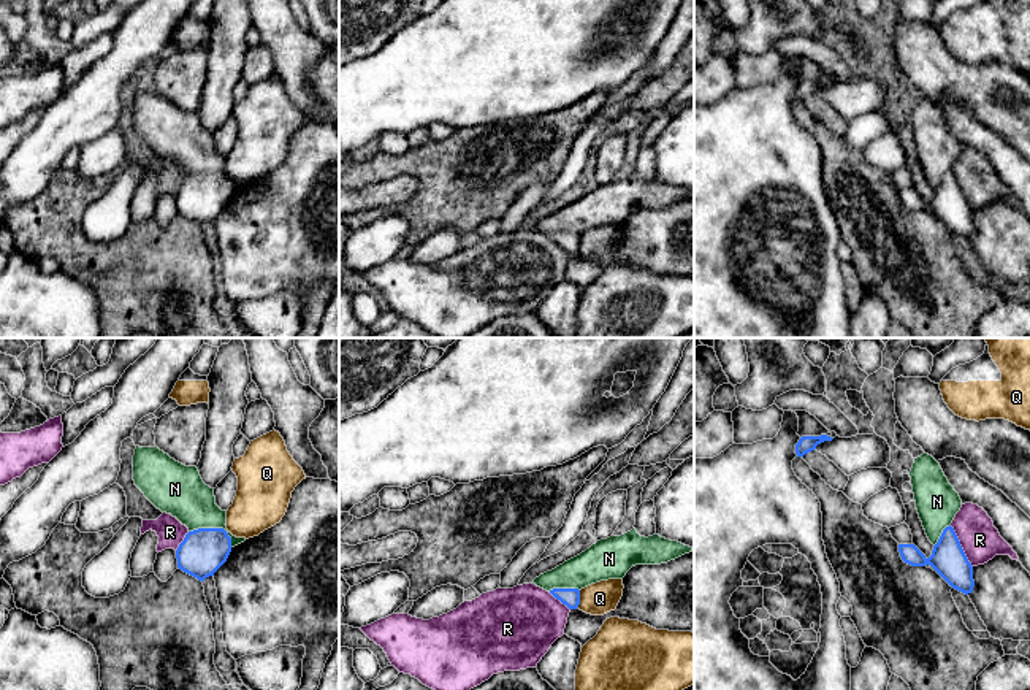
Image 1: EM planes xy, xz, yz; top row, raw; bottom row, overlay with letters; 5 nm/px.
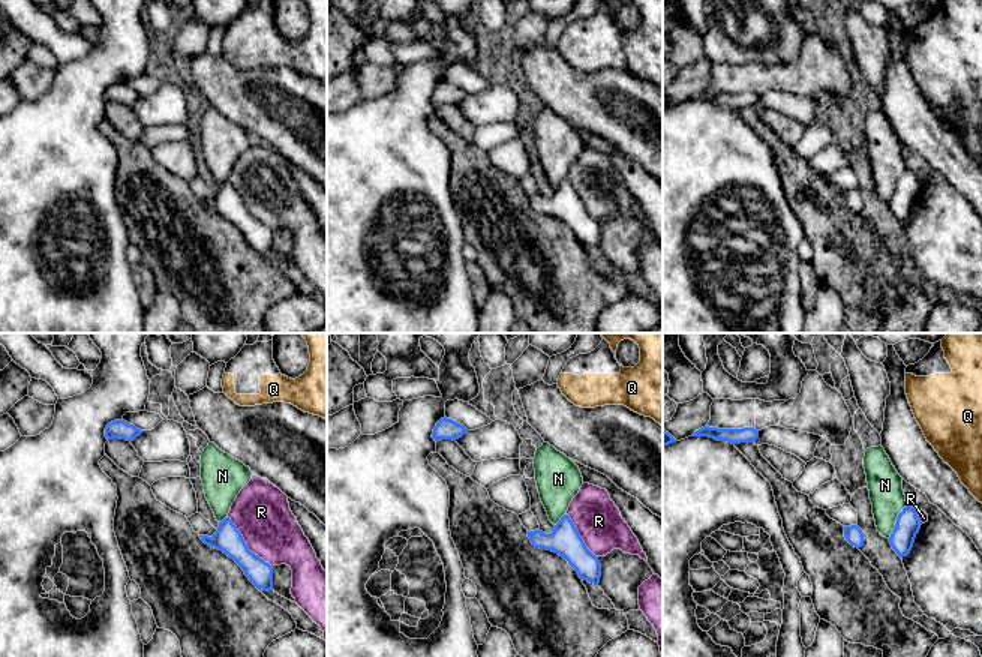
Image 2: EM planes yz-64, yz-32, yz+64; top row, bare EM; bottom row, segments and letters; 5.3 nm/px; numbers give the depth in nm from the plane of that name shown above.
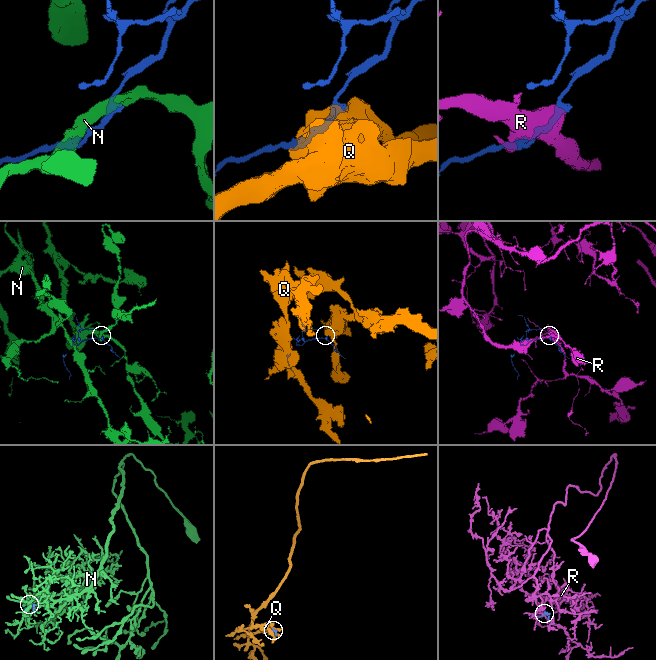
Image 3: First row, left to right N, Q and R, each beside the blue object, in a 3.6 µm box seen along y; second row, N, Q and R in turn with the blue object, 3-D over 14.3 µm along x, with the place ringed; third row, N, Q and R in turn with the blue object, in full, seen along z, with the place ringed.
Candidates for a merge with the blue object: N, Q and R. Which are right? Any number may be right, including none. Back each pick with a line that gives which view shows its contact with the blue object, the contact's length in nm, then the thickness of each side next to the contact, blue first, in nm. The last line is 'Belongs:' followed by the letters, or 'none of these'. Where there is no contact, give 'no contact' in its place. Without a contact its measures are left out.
Belongs: none of these

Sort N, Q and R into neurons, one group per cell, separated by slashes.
N / Q / R

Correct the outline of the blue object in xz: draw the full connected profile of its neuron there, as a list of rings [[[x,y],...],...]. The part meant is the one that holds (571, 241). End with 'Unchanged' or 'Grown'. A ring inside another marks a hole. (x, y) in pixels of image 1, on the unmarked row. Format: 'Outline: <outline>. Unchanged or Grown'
Outline: [[[553,233],[550,238],[566,249],[569,254],[577,254],[580,249],[580,235],[578,233]]]. Unchanged

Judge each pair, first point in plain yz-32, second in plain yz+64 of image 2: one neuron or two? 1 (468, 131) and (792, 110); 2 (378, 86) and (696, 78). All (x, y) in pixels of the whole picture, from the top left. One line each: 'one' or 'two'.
1: two
2: two

